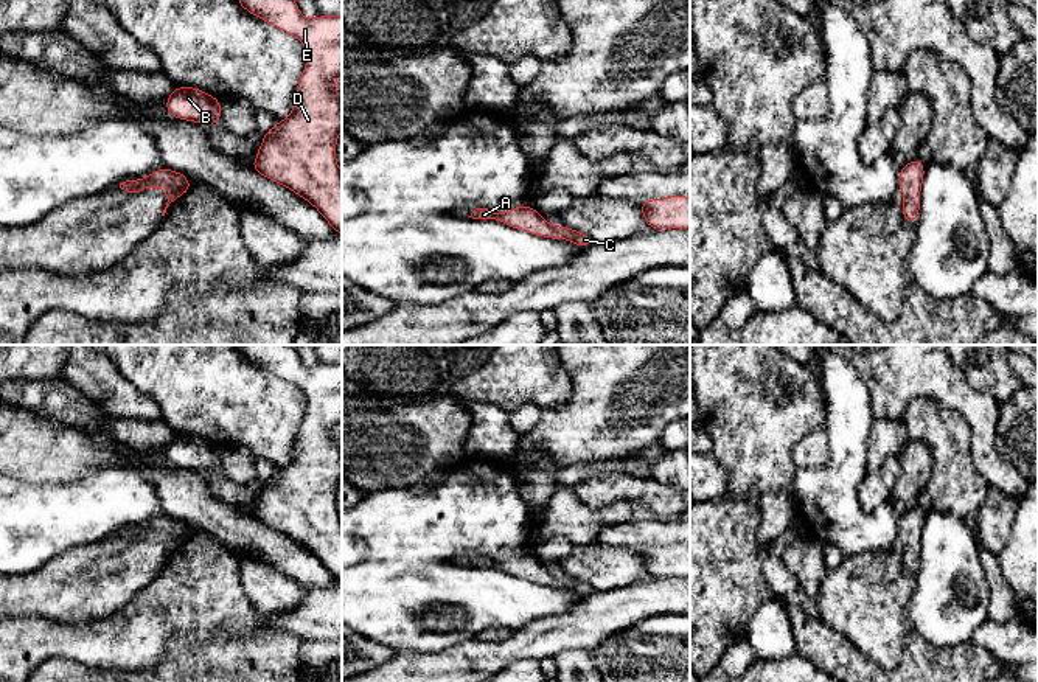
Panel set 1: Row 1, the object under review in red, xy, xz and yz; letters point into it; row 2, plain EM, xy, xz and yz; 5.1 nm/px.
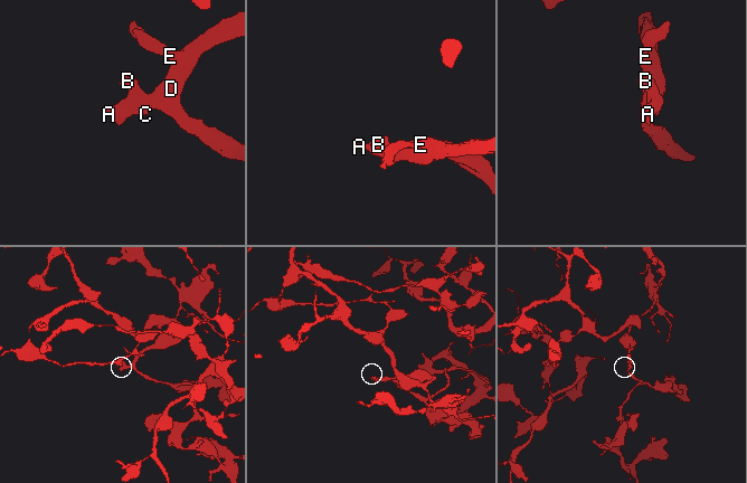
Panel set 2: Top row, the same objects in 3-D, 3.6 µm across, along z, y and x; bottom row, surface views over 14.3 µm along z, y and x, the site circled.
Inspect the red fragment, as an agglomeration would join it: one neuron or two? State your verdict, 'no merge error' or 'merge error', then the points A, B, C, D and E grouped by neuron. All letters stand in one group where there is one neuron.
no merge error | A B C D E

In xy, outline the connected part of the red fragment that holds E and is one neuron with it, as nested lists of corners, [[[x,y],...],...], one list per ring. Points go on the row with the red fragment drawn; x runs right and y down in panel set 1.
[[[238,0],[238,3],[247,12],[300,39],[308,54],[292,113],[264,134],[250,168],[306,199],[336,233],[342,235],[342,172],[336,162],[336,141],[342,130],[342,92],[336,87],[336,79],[342,76],[342,16],[319,16],[308,20],[295,0]]]

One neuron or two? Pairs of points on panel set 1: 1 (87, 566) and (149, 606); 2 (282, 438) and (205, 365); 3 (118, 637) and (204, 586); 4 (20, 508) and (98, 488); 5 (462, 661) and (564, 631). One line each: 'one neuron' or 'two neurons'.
1: two neurons
2: one neuron
3: one neuron
4: one neuron
5: one neuron

